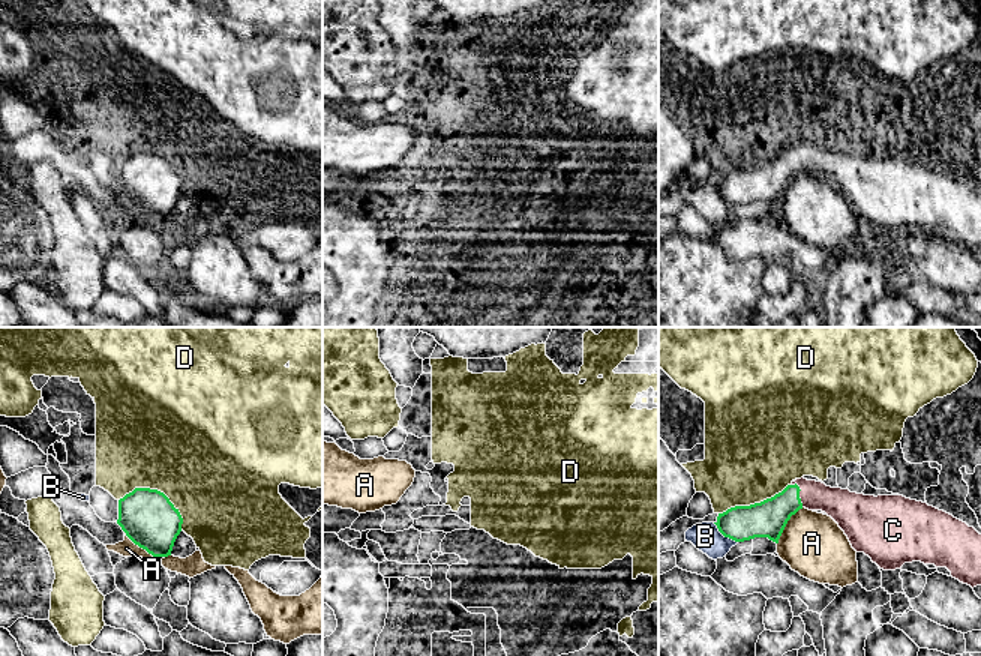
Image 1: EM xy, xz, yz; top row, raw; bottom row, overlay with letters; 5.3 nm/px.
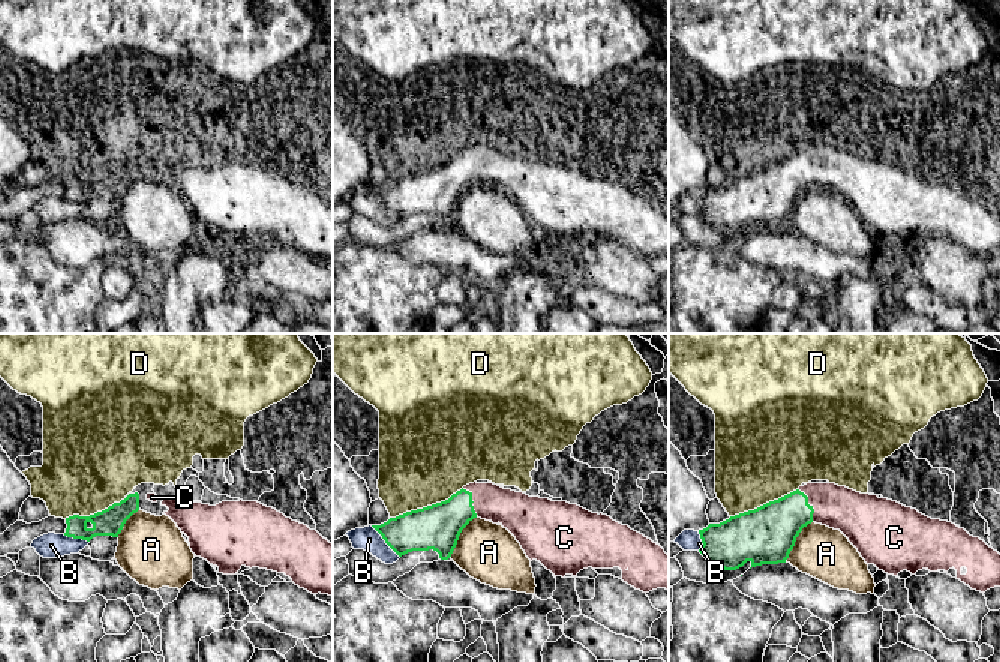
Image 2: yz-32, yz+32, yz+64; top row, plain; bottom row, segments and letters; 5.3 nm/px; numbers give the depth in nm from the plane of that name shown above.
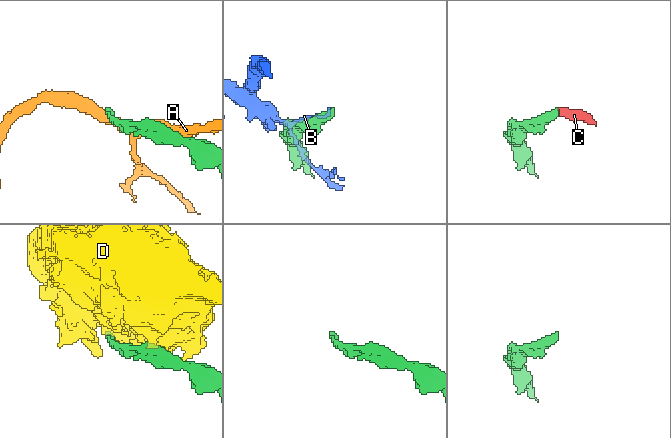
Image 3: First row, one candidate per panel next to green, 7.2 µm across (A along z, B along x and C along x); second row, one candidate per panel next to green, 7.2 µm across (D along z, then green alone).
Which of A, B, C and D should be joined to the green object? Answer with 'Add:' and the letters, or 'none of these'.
Add: C

